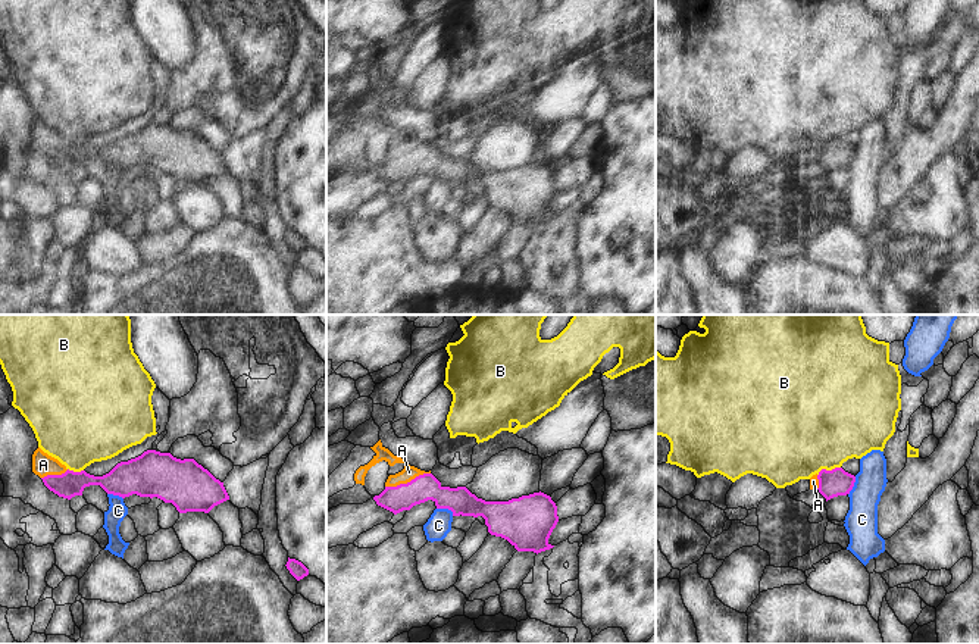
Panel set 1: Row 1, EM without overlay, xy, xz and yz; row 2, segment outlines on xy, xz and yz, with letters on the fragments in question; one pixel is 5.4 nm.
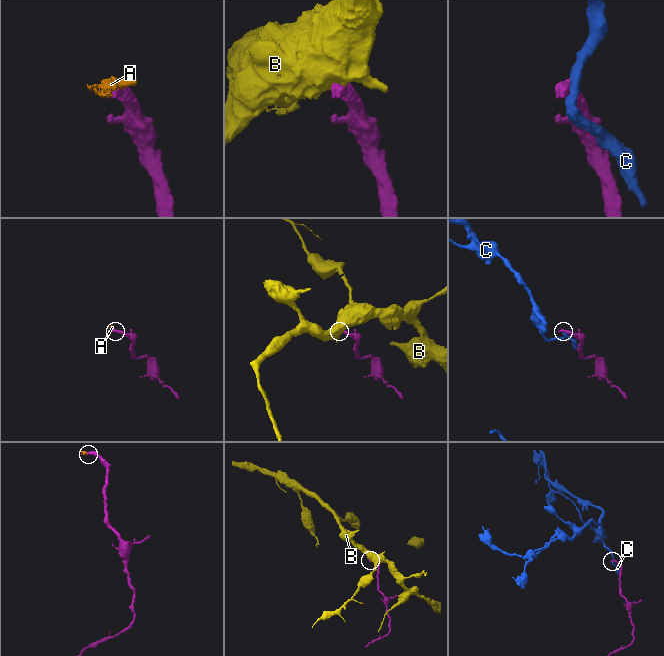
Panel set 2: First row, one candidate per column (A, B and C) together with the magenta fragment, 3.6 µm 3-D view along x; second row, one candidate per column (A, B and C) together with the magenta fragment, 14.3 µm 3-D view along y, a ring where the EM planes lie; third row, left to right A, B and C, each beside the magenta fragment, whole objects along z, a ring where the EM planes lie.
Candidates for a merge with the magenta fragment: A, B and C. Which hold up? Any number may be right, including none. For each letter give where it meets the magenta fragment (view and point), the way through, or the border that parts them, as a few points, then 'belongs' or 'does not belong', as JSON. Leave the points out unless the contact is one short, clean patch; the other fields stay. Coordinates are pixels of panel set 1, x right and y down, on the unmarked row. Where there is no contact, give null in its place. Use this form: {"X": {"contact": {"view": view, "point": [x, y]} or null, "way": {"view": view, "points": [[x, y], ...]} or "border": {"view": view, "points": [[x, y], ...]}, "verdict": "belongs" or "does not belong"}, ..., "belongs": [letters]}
{"A": {"contact": {"view": "xz", "point": [407, 153]}, "way": {"view": "xz", "points": [[425, 158], [407, 153], [409, 143]]}, "verdict": "belongs"}, "B": {"contact": {"view": "yz", "point": [828, 141]}, "border": {"view": "yz", "points": [[840, 137], [822, 140], [818, 146]]}, "verdict": "does not belong"}, "C": {"contact": {"view": "xz", "point": [446, 178]}, "border": {"view": "xz", "points": [[437, 178], [446, 178], [453, 185]]}, "verdict": "does not belong"}, "belongs": ["A"]}

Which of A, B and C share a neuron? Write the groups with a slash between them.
A / B / C

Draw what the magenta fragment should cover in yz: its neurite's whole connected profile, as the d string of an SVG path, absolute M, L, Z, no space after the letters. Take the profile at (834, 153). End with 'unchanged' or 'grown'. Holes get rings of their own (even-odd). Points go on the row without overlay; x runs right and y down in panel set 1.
M842 138L832 141L822 140L810 149L810 160L817 160L828 172L833 168L850 165L854 153L856 147L845 143Z; grown

